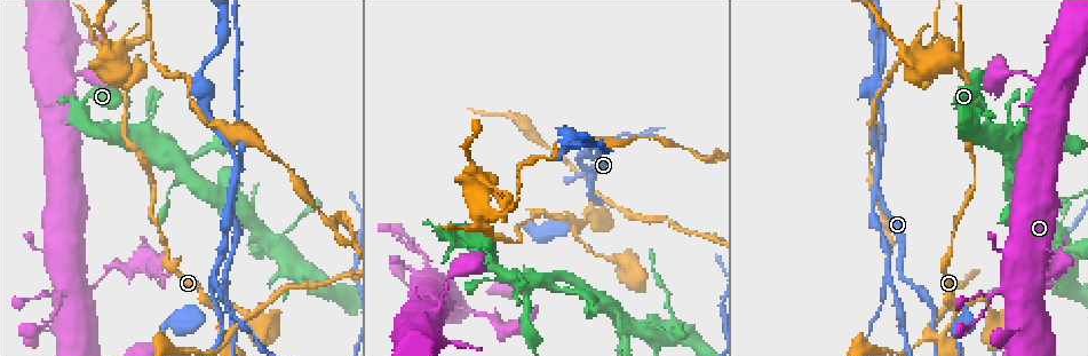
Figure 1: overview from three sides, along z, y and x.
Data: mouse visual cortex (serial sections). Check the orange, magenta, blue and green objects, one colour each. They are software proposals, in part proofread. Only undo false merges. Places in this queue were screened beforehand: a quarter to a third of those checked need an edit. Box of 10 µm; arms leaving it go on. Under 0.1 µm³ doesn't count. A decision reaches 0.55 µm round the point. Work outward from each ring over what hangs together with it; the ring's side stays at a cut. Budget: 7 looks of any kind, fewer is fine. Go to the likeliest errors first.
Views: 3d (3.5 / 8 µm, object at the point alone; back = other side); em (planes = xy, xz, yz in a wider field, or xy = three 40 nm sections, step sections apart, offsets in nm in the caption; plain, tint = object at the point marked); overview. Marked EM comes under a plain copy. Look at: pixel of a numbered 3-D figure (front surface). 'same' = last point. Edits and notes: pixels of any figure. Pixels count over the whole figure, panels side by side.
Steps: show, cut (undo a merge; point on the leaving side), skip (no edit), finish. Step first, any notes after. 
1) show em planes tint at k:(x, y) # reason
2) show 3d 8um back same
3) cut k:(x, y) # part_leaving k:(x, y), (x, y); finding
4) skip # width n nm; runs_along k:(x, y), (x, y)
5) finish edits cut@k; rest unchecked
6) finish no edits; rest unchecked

show 3d 3.5um at 1:(240, 160) # two arms in line, one across

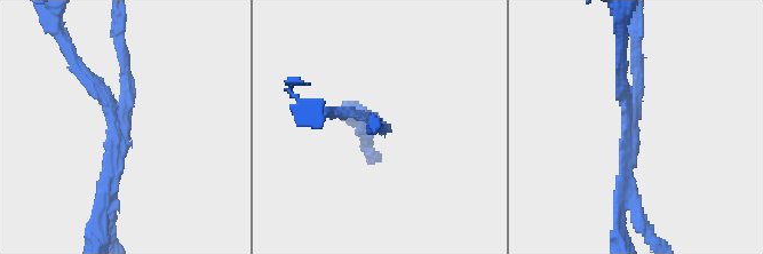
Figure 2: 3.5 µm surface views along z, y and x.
show em xy step 2 tint at 2:(383, 123)

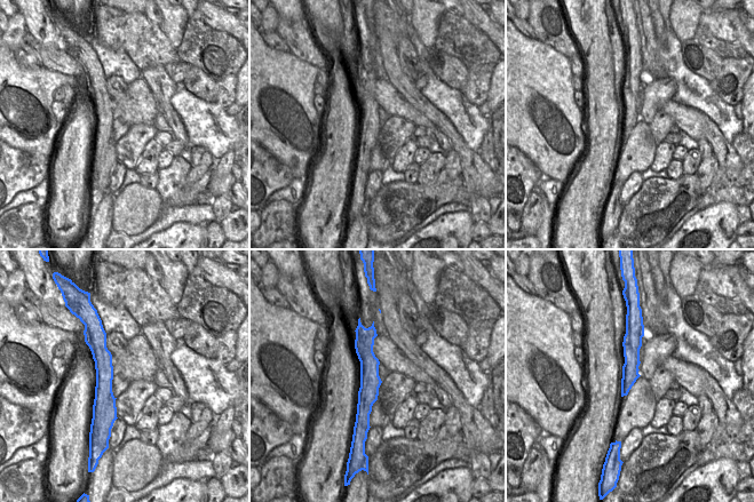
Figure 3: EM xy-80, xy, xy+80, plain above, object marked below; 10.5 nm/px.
cut 2:(86, 80) # a second cell is stuck on

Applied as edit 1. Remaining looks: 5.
show 3d 8um at 1:(110, 270) # narrows sharply

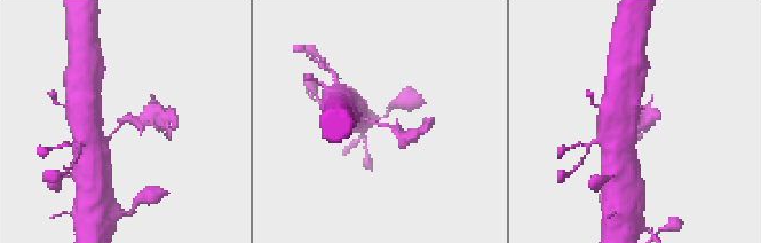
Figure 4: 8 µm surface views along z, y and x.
show em xy step 2 tint same

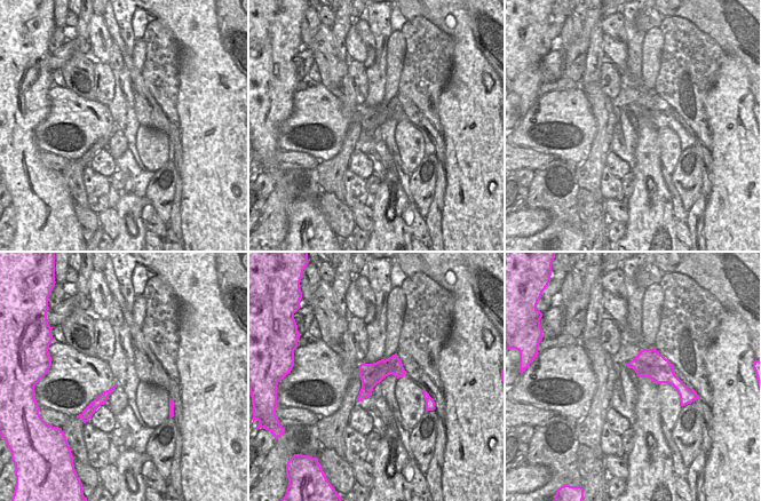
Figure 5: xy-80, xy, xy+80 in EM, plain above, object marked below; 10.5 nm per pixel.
cut 4:(135, 120) # two cells meet here

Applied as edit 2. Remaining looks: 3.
show overview # redraw

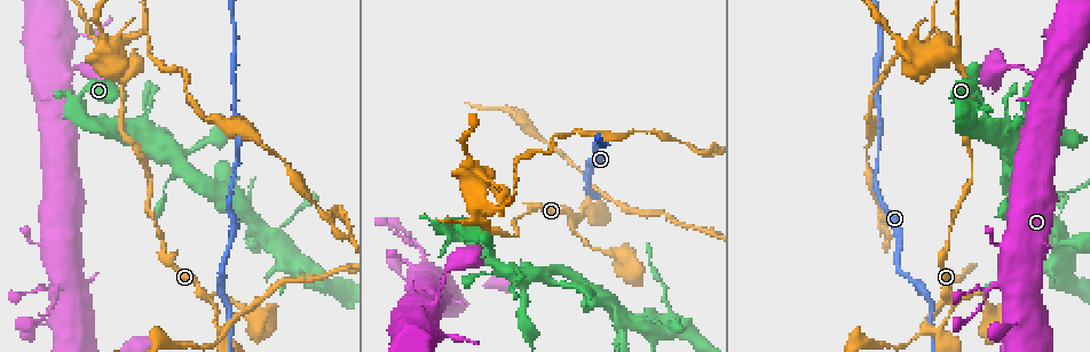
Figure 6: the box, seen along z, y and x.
show 3d 8um at 6:(260, 230) # three-way junction

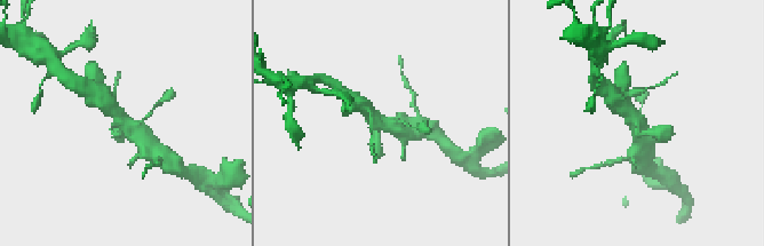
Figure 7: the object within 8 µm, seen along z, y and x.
show em xy step 5 tint same

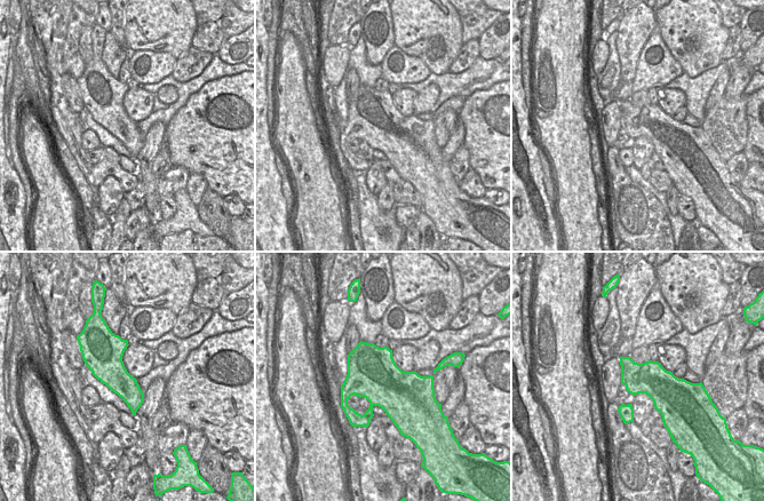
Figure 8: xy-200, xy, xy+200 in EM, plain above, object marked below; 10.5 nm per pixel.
skip # runs_along 7:(106, 102), (149, 147); continuous, no second cell

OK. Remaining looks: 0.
finish edits cut@2, cut@4; rest unchecked

